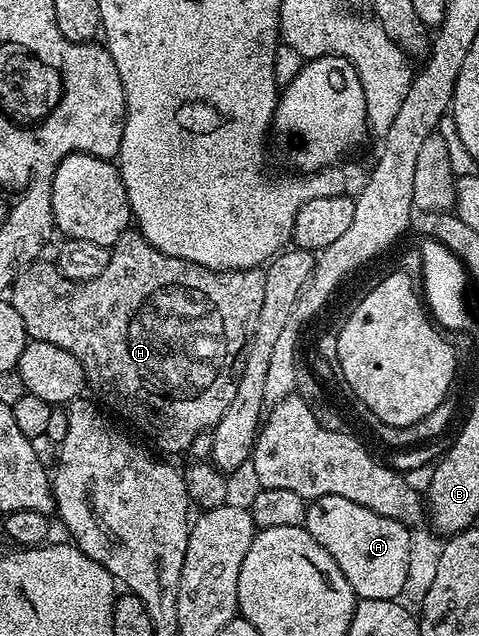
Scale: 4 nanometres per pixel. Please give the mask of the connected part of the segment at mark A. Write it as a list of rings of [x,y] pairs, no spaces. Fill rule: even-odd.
[[[323,496],[311,501],[306,510],[304,527],[334,558],[338,570],[346,574],[346,582],[356,591],[357,597],[362,600],[395,600],[400,591],[408,584],[408,571],[412,568],[412,536],[409,525],[400,524],[394,518],[386,518],[382,514],[374,514],[366,506],[358,506],[358,502],[350,502],[350,498],[341,496]]]

